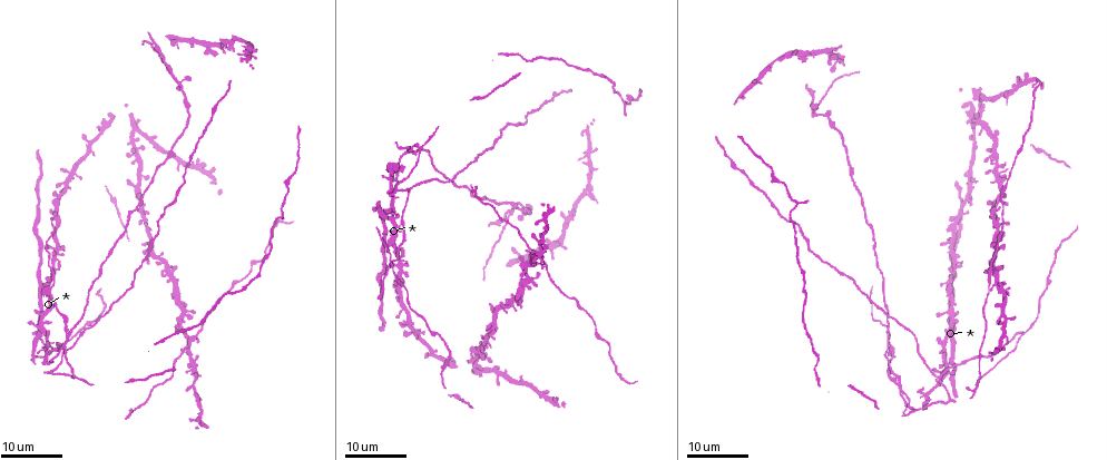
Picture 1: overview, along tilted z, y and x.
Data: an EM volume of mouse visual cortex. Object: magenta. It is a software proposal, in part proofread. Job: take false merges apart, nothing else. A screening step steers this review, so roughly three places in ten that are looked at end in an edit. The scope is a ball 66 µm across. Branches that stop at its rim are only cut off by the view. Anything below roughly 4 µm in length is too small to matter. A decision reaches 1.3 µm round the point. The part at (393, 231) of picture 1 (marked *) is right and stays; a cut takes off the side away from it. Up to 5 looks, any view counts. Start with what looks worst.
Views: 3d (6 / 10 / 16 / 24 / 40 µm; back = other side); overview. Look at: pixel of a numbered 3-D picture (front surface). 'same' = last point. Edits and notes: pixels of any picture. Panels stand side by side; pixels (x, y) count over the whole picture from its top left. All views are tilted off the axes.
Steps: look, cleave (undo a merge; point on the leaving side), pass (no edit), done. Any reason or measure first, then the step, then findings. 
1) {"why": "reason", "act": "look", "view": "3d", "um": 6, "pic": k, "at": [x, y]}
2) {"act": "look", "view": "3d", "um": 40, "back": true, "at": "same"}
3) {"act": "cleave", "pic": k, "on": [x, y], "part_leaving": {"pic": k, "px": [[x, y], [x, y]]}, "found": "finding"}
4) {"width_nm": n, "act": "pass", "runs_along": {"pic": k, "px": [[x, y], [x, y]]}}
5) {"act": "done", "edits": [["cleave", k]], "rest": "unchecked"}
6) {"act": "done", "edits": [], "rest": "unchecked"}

{"why": "a fork", "act": "look", "view": "3d", "um": 24, "pic": 1, "at": [401, 217]}

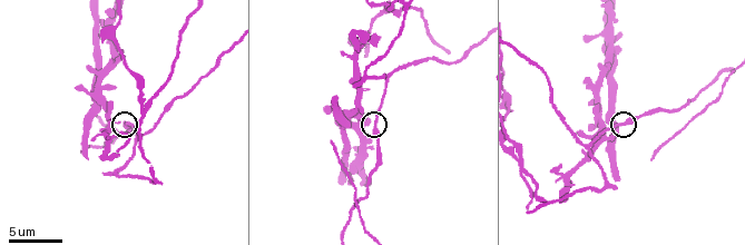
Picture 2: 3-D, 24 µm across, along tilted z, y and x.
{"why": "closer look", "act": "look", "view": "3d", "um": 10, "pic": 2, "at": [377, 122]}

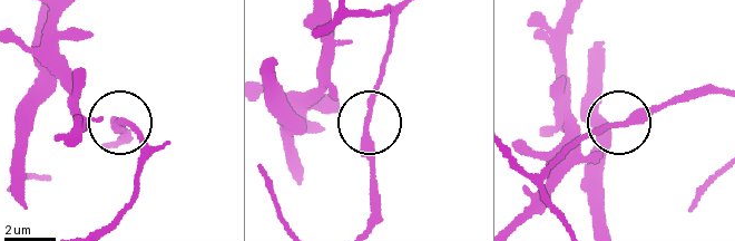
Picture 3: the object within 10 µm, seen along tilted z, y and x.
{"act": "look", "view": "3d", "um": 10, "back": true, "pic": 3, "at": [369, 118]}

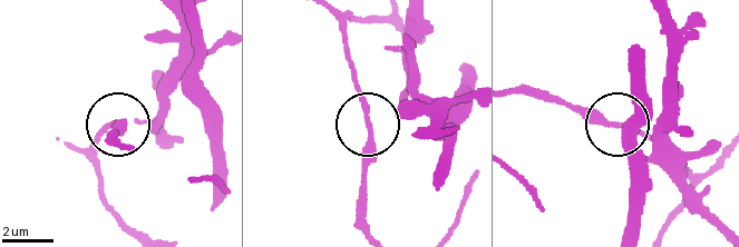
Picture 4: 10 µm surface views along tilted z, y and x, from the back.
{"arms": 3, "act": "pass", "found": "continuous, no second cell"}

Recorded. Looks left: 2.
{"why": "three-way junction", "act": "look", "view": "3d", "um": 16, "pic": 1, "at": [794, 204]}

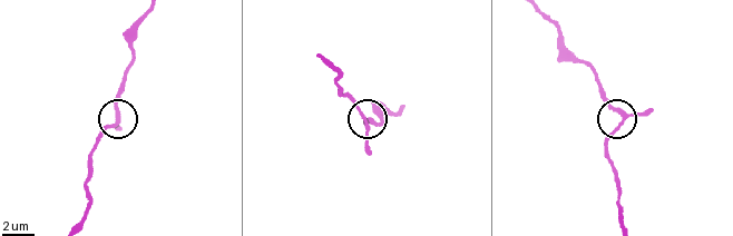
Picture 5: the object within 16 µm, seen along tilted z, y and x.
{"act": "look", "view": "3d", "um": 10, "pic": 5, "at": [117, 119]}

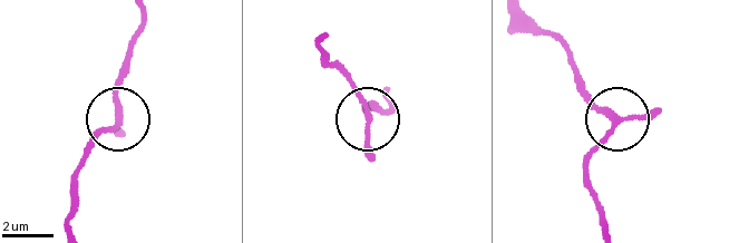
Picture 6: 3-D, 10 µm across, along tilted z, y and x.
{"width_nm": 190, "act": "pass", "runs_along": {"pic": 6, "px": [[604, 225], [585, 166], [613, 119], [575, 81]]}, "found": "continuous, no second cell"}

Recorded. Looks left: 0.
{"act": "done", "edits": [], "rest": "unchecked"}

